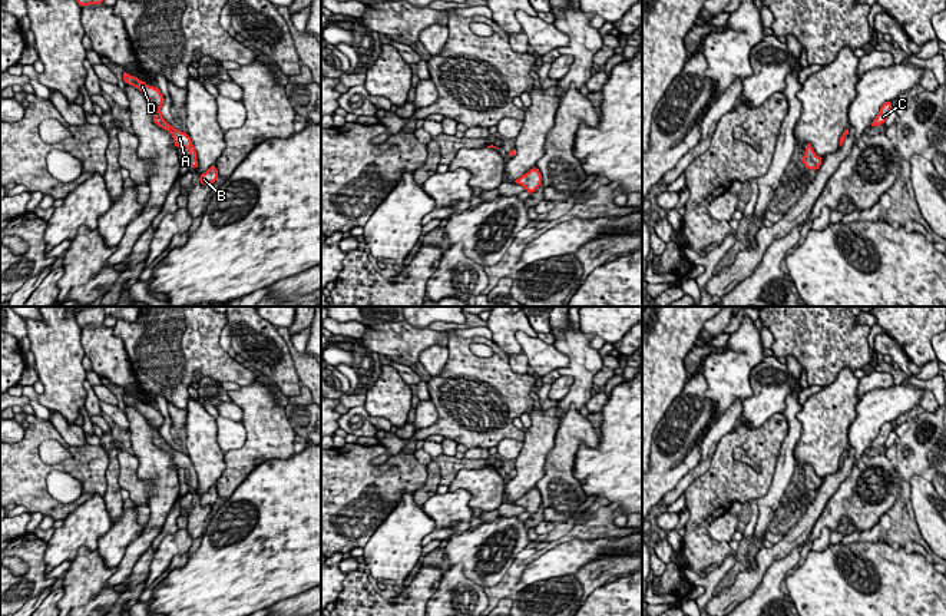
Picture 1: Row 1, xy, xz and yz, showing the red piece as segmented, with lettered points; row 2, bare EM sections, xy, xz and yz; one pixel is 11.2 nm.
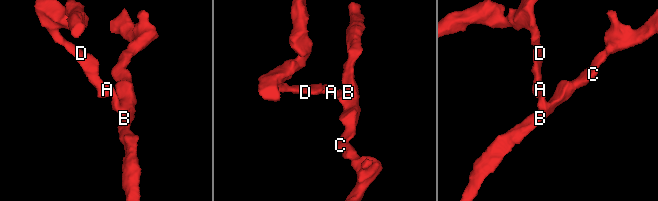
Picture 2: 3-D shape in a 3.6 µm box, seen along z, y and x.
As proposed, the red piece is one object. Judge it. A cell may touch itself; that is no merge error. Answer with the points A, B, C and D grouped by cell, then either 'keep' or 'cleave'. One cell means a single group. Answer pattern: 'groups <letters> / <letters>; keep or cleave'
groups A B C D; keep

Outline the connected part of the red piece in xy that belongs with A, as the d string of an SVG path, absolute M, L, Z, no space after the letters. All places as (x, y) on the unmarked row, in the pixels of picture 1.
M126 393L123 394L122 398L123 398L123 403L126 405L138 408L139 413L142 413L146 417L146 420L149 421L149 424L153 428L153 443L155 443L155 446L158 446L159 448L168 451L173 457L173 464L175 464L175 467L178 470L179 468L186 468L189 471L189 474L188 474L188 486L192 490L196 490L198 489L196 471L195 471L195 468L192 466L191 458L188 457L186 453L176 451L172 446L169 446L163 440L162 434L161 434L161 427L165 423L165 418L161 414L161 411L153 408L153 407L146 405L145 403L139 401L135 397L129 397Z

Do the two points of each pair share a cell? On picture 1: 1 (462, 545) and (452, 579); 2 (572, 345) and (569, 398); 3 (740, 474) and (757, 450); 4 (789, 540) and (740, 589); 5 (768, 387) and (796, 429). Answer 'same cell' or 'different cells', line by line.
1: different cells
2: same cell
3: same cell
4: same cell
5: different cells

